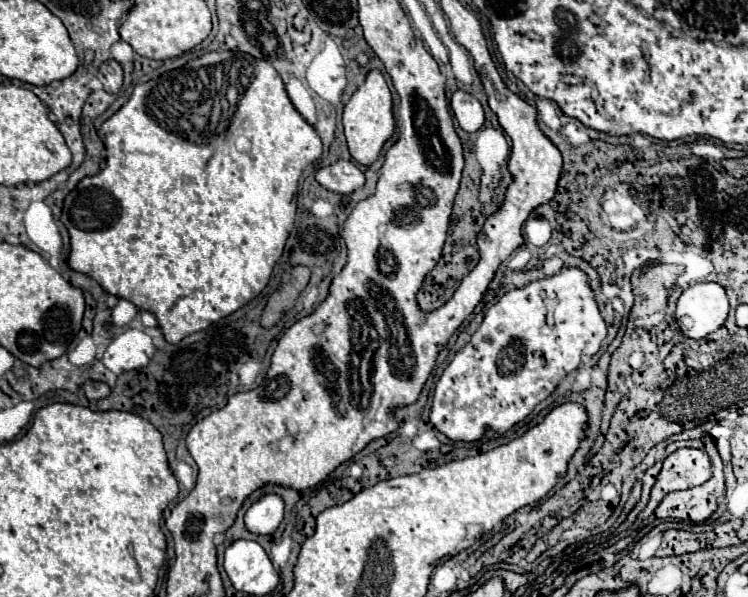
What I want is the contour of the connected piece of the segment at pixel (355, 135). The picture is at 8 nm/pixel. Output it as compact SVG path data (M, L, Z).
M370 69L366 75L366 81L356 89L356 93L350 97L350 101L344 105L342 125L348 141L348 149L352 155L352 161L368 167L376 161L380 155L384 143L394 135L394 113L392 113L392 93L386 85L384 75L378 69Z

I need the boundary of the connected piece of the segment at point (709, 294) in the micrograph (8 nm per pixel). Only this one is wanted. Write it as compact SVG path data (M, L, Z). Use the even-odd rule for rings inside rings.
M696 283L682 291L676 321L690 339L704 339L720 329L728 317L728 297L718 283Z

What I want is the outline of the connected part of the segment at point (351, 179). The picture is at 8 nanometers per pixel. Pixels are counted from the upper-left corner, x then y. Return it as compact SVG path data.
M336 161L316 173L316 181L338 195L350 195L364 185L364 173L352 161Z

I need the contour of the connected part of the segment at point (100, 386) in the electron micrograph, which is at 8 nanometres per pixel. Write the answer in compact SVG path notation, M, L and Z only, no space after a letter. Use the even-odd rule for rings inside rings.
M88 381L82 385L82 389L90 401L100 401L100 399L110 395L110 387L106 383L100 383L100 381Z

